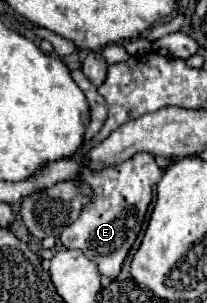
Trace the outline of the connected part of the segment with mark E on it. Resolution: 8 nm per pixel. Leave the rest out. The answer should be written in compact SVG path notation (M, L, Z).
M137 152L137 156L131 156L121 164L105 166L101 170L91 170L89 164L91 162L87 158L81 160L81 170L73 182L89 186L93 200L85 204L79 218L61 232L61 242L65 248L77 248L93 260L101 276L117 278L141 232L145 212L153 200L153 186L161 180L163 170L155 164L155 158L149 156L149 152Z

